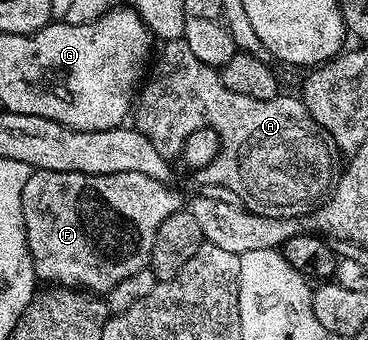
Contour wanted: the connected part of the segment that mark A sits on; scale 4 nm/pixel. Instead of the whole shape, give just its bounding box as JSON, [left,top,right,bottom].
[135,40,339,218]

